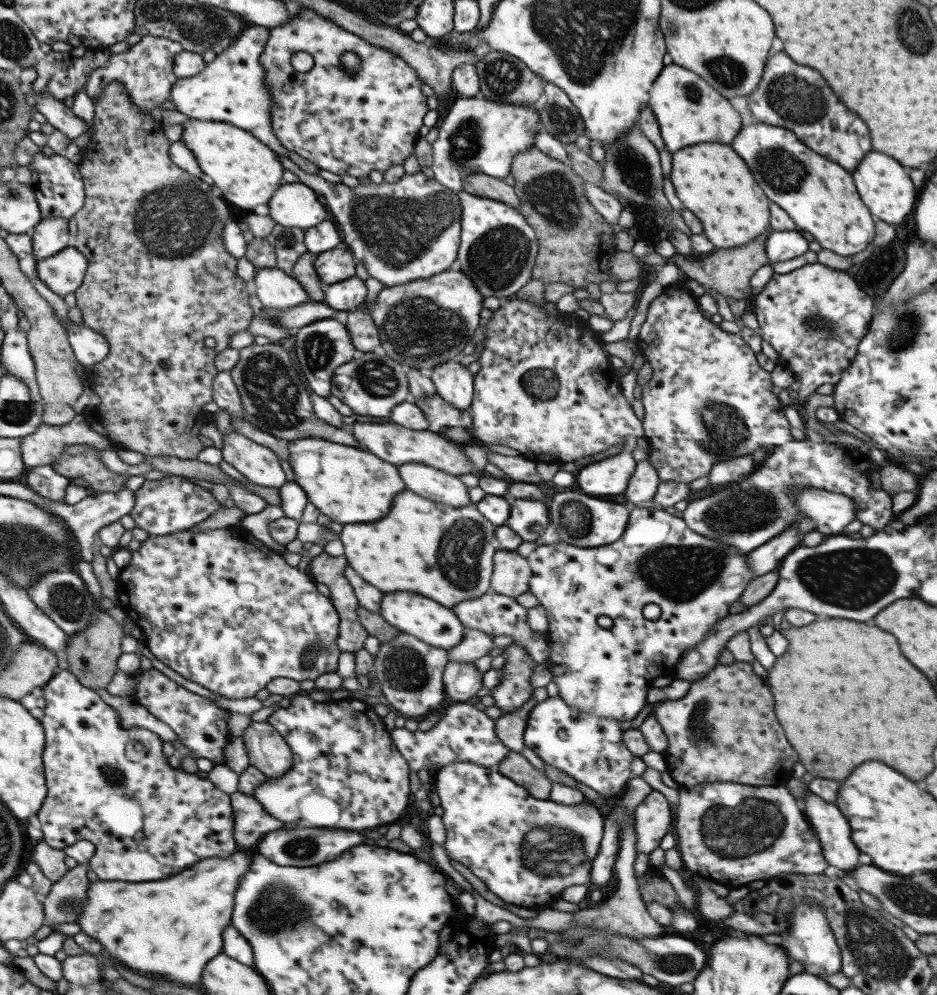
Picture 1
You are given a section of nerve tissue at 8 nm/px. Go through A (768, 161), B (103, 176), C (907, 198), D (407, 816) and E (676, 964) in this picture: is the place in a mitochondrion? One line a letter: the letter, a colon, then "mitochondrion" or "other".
A: mitochondrion
B: other
C: other
D: other
E: mitochondrion

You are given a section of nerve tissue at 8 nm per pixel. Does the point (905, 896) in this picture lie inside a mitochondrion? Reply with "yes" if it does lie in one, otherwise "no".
yes

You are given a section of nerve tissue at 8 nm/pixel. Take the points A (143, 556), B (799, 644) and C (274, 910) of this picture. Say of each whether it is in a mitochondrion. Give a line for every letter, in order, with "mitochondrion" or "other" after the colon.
A: other
B: other
C: mitochondrion

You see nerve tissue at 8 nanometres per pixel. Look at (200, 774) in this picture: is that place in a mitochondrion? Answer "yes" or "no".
no

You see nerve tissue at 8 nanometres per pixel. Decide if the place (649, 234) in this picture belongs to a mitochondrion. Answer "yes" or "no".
no

